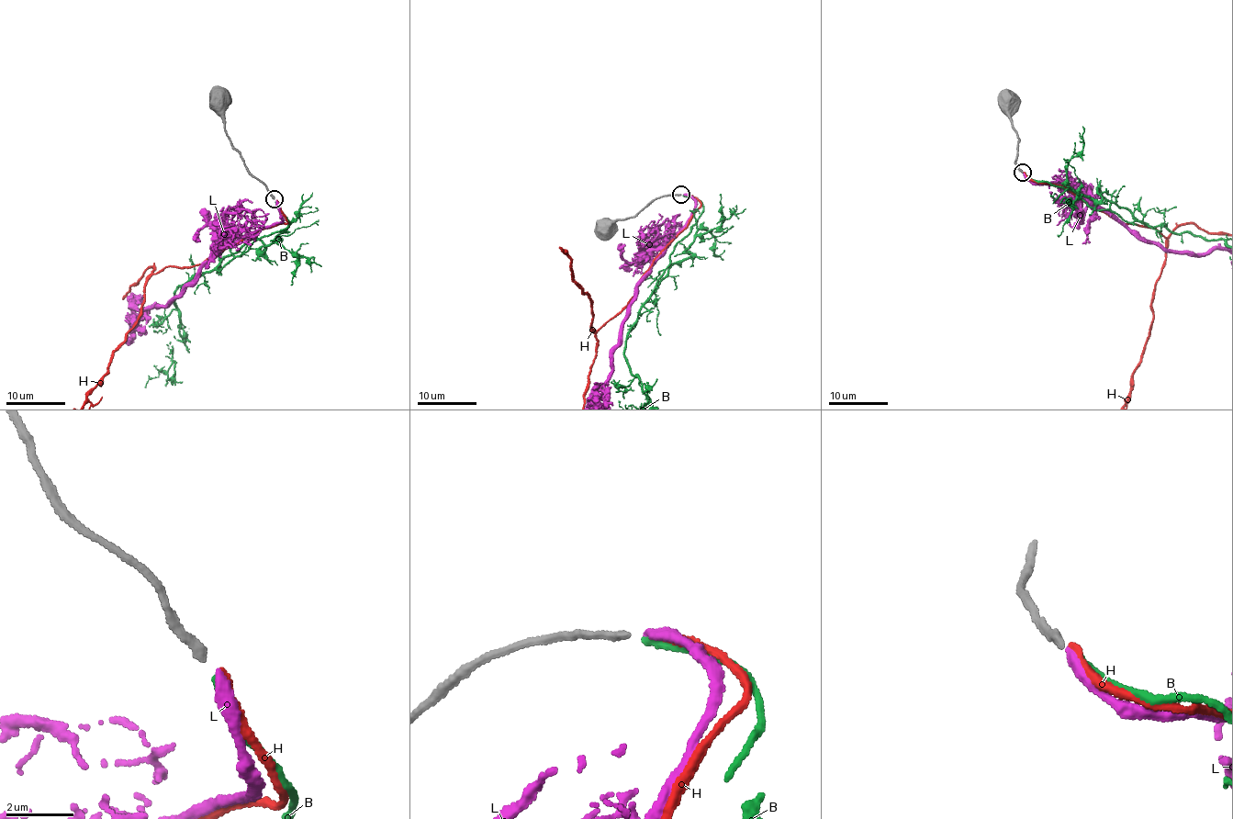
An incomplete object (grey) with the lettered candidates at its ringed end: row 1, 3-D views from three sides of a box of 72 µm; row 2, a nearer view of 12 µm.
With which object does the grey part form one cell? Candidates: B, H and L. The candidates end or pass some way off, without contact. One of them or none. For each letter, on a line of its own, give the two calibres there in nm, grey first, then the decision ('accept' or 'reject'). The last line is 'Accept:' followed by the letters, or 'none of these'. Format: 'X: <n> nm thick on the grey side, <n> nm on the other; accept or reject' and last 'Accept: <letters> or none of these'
B: 240 nm thick on the grey side, 200 nm on the other; reject
H: 240 nm thick on the grey side, 200 nm on the other; accept
L: 240 nm thick on the grey side, 280 nm on the other; reject
Accept: H

